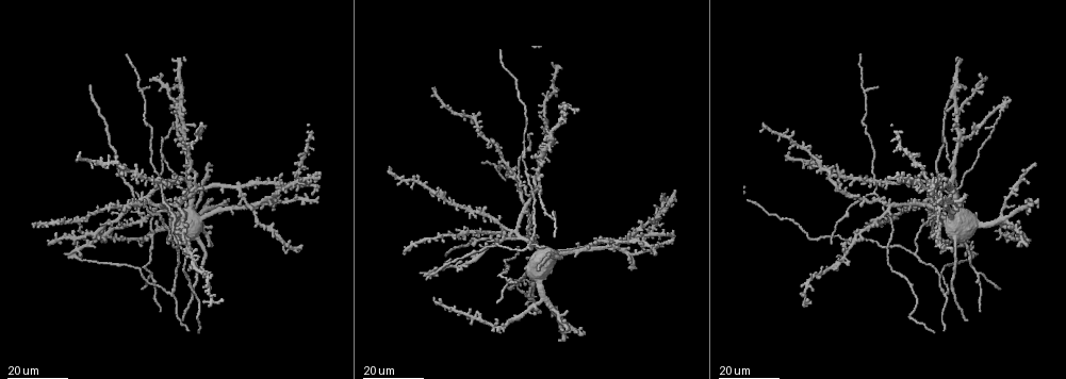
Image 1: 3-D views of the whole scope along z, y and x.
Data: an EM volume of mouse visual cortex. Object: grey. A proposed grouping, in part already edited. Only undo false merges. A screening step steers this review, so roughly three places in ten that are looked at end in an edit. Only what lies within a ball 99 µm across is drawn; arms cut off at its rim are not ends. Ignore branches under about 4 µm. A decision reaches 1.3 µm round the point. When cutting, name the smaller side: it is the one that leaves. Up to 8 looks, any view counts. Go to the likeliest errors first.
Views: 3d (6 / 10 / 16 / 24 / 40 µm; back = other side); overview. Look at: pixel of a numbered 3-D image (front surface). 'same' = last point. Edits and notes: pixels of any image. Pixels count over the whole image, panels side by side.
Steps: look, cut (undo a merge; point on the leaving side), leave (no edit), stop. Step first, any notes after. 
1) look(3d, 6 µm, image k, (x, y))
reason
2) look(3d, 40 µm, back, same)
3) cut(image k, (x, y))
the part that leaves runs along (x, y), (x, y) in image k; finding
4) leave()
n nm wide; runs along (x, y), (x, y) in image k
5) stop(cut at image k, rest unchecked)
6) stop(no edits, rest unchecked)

look(3d, 24 µm, image 1, (979, 273))
branch point

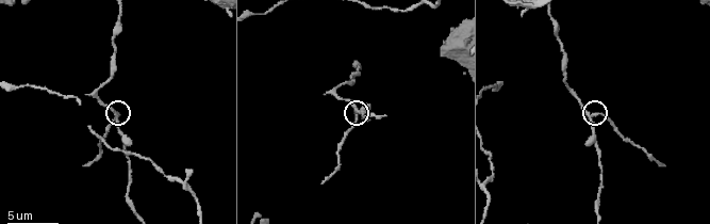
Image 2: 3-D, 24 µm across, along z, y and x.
look(3d, 6 µm, image 2, (117, 115))
closer look

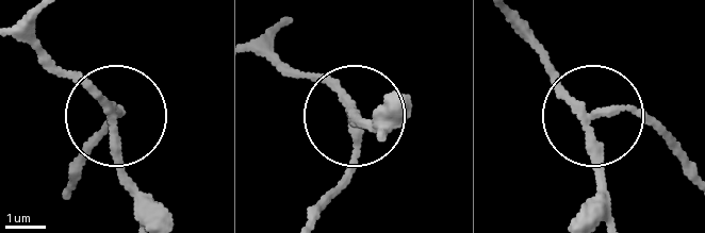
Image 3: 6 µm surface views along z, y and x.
cut(image 3, (354, 166))
3 arms; a second neuron is stuck on

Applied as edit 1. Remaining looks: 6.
look(3d, 24 µm, image 1, (497, 171))
thin arm on a thick one

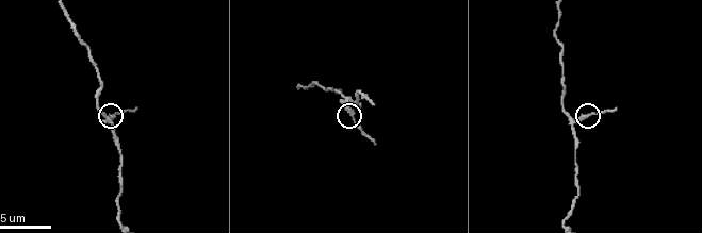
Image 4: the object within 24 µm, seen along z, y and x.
look(3d, 6 µm, image 4, (346, 106))
closer look

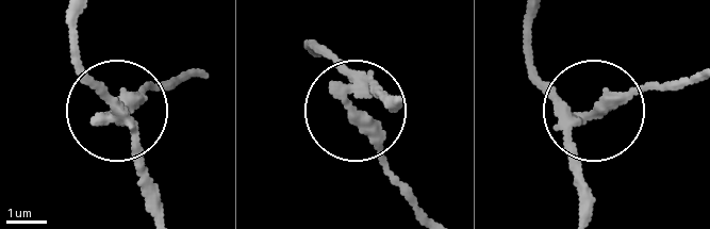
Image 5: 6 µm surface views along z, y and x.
cut(image 5, (137, 98))
3 arms; the part that leaves runs along (119, 120), (149, 90), (180, 83) in image 5; two neurons meet here

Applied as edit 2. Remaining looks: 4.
look(overview)

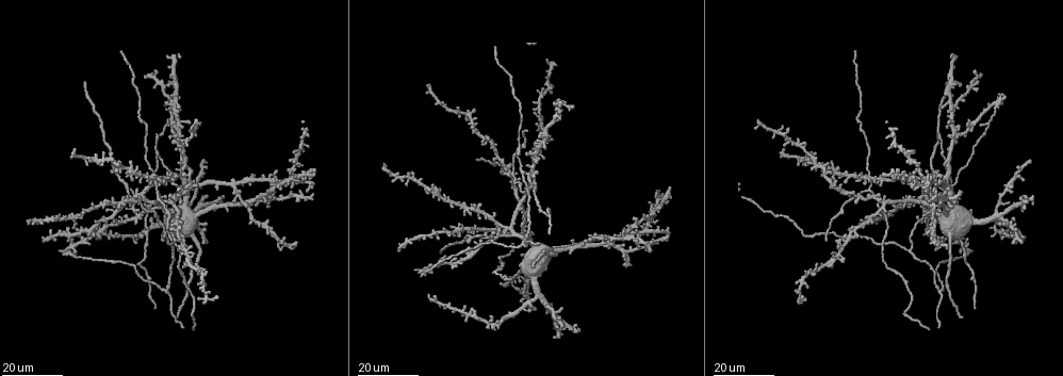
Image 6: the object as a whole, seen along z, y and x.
look(3d, 24 µm, image 6, (139, 215))
three arms meet

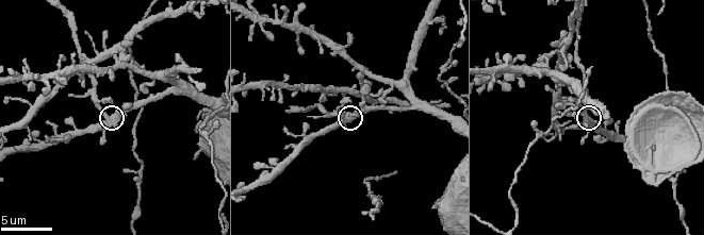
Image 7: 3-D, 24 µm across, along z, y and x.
look(3d, 6 µm, image 7, (108, 118))
zoom in

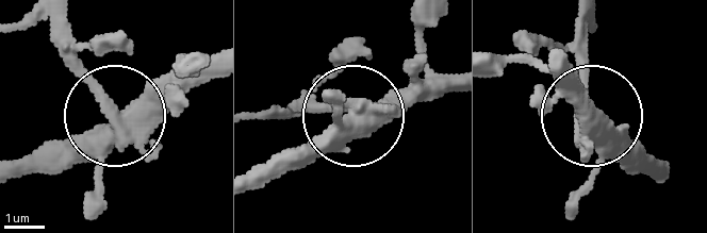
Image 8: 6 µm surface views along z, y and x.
cut(image 8, (80, 81))
440 nm wide; the part that leaves runs along (124, 126), (66, 17) in image 8; two neurons meet here

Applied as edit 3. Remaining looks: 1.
stop(cut at image 3, cut at image 5, cut at image 8, rest unchecked)

